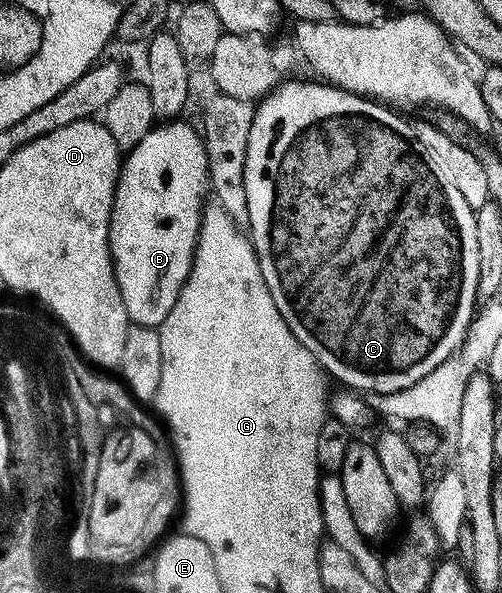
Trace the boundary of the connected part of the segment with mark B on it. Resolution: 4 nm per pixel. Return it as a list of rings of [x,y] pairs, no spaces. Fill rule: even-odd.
[[[174,120],[169,124],[158,124],[155,130],[147,129],[138,143],[122,159],[122,168],[118,171],[118,183],[114,189],[114,203],[112,204],[112,216],[110,217],[110,259],[114,262],[114,275],[116,284],[120,288],[120,296],[124,300],[126,314],[135,326],[161,327],[162,322],[172,312],[172,304],[180,296],[180,292],[186,283],[186,277],[190,275],[190,269],[194,263],[194,250],[198,247],[198,233],[202,227],[202,212],[204,201],[202,197],[208,194],[209,160],[206,155],[203,135],[197,129],[195,131],[183,120]]]

